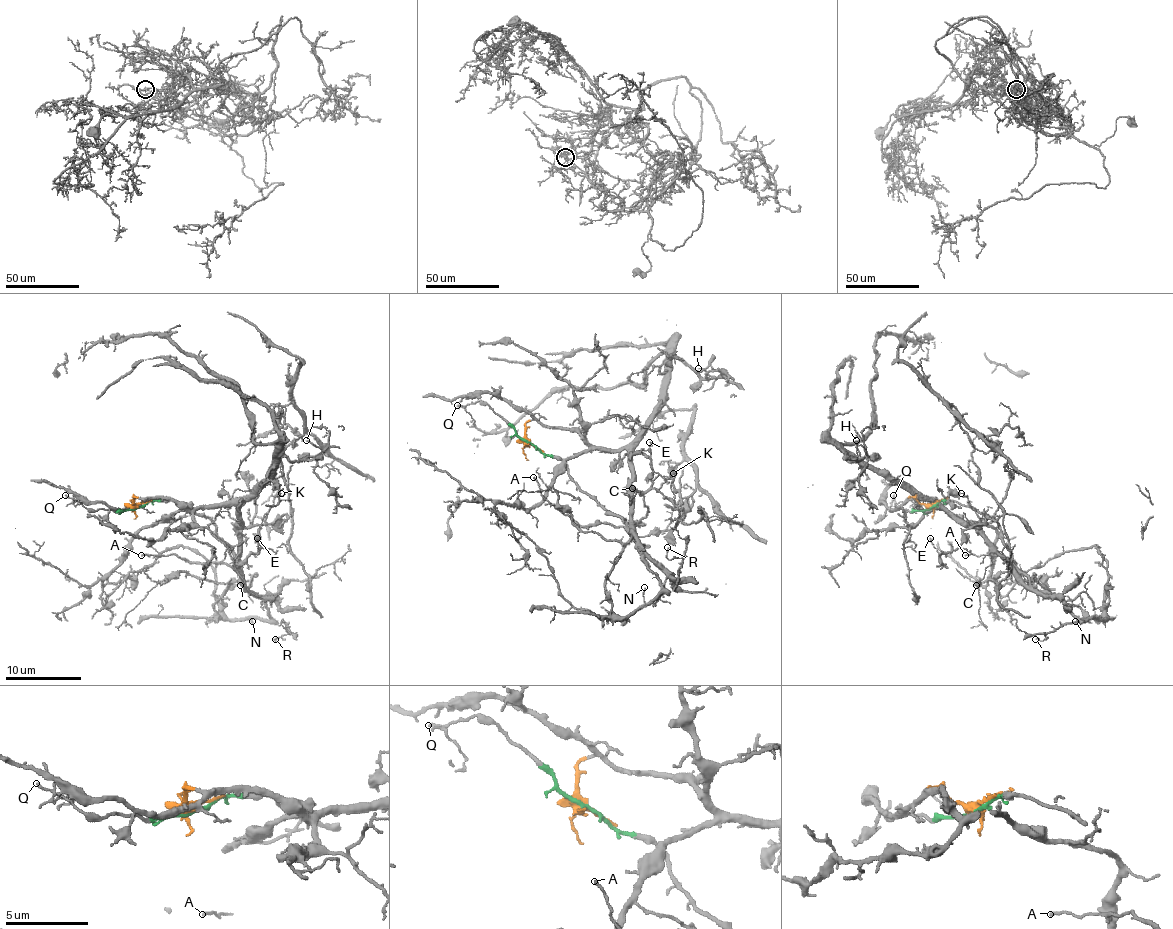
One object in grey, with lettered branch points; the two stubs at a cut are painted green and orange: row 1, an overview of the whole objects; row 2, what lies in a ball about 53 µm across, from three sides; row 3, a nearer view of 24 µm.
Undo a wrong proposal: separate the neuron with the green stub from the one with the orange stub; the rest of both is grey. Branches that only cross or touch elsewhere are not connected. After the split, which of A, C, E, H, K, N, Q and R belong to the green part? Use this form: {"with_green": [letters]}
{"with_green": ["A", "N", "Q", "R"]}

